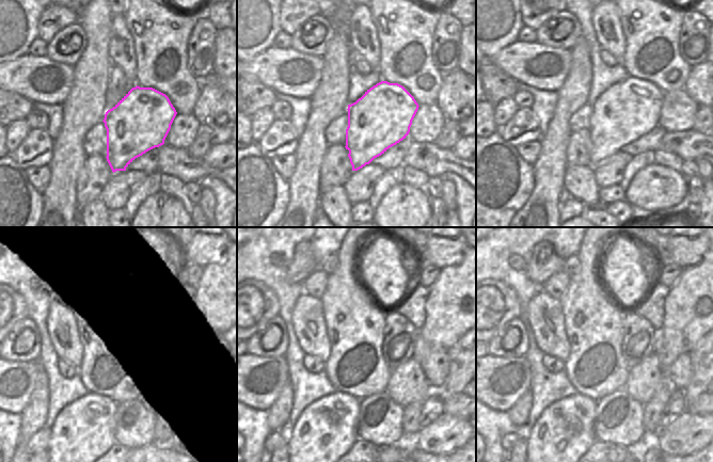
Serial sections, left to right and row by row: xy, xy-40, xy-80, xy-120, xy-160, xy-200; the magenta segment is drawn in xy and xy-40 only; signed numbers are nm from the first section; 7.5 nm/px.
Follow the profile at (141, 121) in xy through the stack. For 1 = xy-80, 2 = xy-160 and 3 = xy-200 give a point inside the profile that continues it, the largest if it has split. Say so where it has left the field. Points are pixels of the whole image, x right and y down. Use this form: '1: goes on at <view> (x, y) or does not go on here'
1: goes on at xy-80 (623, 113)
2: goes on at xy-160 (326, 430)
3: goes on at xy-200 (564, 432)

